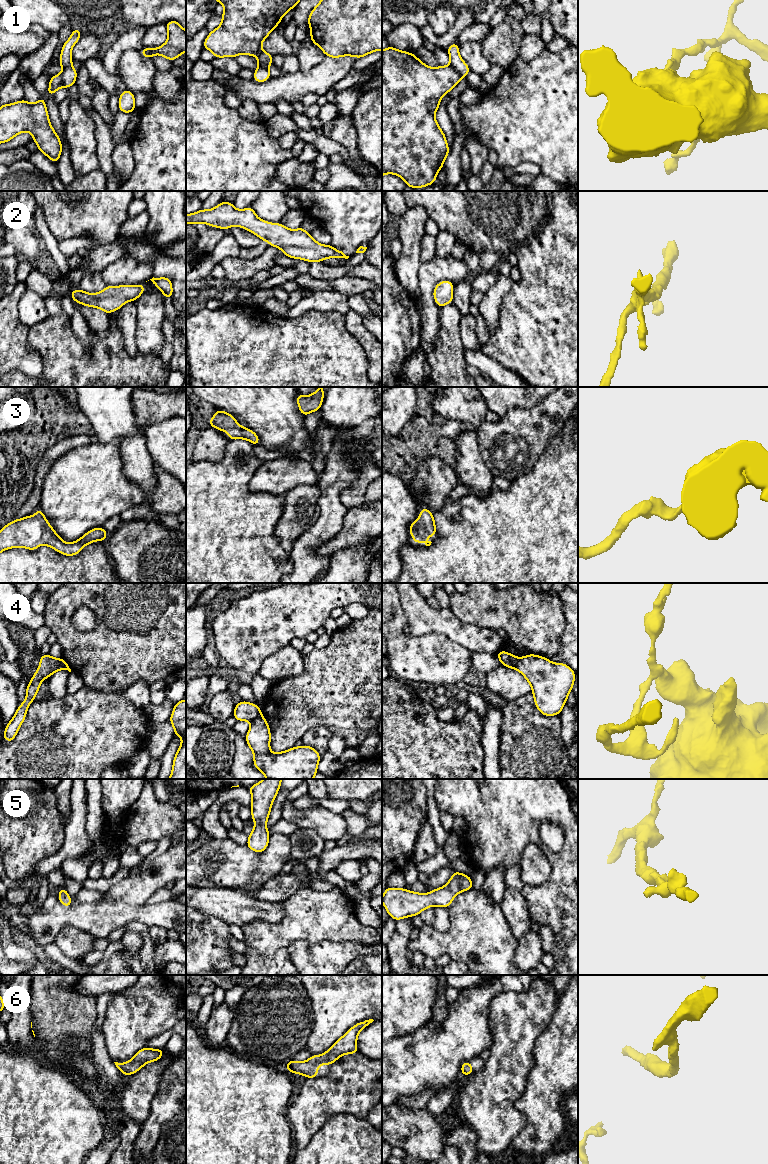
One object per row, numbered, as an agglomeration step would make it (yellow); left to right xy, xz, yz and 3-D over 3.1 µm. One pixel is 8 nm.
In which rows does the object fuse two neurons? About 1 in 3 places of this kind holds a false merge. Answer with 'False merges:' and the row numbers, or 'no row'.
False merges: 1, 4

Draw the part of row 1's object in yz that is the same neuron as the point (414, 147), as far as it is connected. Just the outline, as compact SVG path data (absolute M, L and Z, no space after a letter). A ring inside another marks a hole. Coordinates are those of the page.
M391 46L382 50L382 177L387 173L398 175L411 188L434 184L450 153L435 113L441 98L460 79L452 66L431 68L413 53Z

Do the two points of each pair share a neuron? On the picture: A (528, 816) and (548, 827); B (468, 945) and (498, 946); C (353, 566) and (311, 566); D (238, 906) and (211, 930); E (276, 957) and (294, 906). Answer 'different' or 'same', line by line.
A: different
B: same
C: different
D: different
E: same

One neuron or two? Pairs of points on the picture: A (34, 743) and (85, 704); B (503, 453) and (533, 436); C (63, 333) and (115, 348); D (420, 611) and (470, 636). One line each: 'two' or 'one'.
A: one
B: one
C: one
D: one

